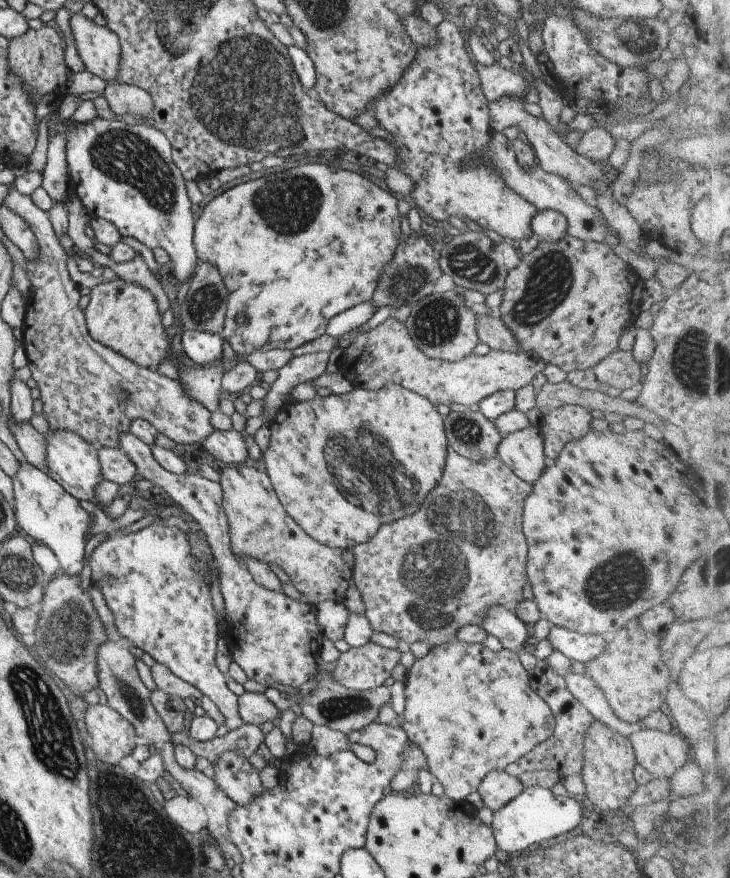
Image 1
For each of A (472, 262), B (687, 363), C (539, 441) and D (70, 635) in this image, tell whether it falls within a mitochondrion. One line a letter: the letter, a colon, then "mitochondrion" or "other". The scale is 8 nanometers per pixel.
A: mitochondrion
B: mitochondrion
C: other
D: mitochondrion

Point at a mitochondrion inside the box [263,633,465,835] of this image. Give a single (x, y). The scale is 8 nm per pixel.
(336, 708)

